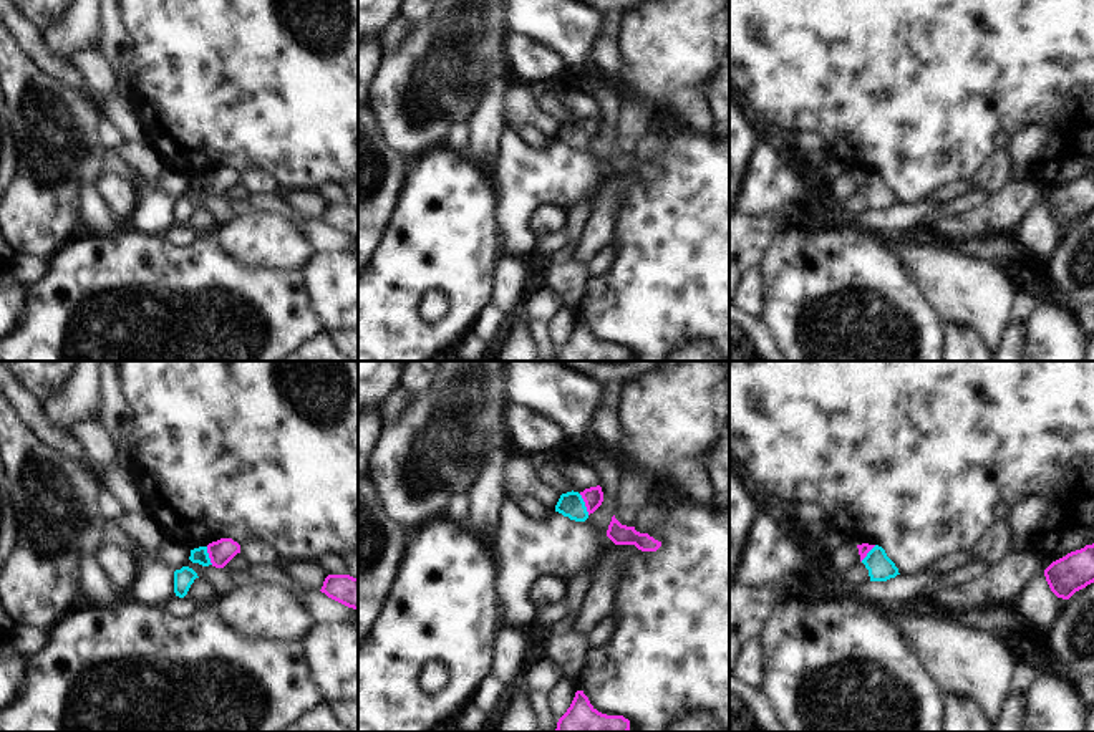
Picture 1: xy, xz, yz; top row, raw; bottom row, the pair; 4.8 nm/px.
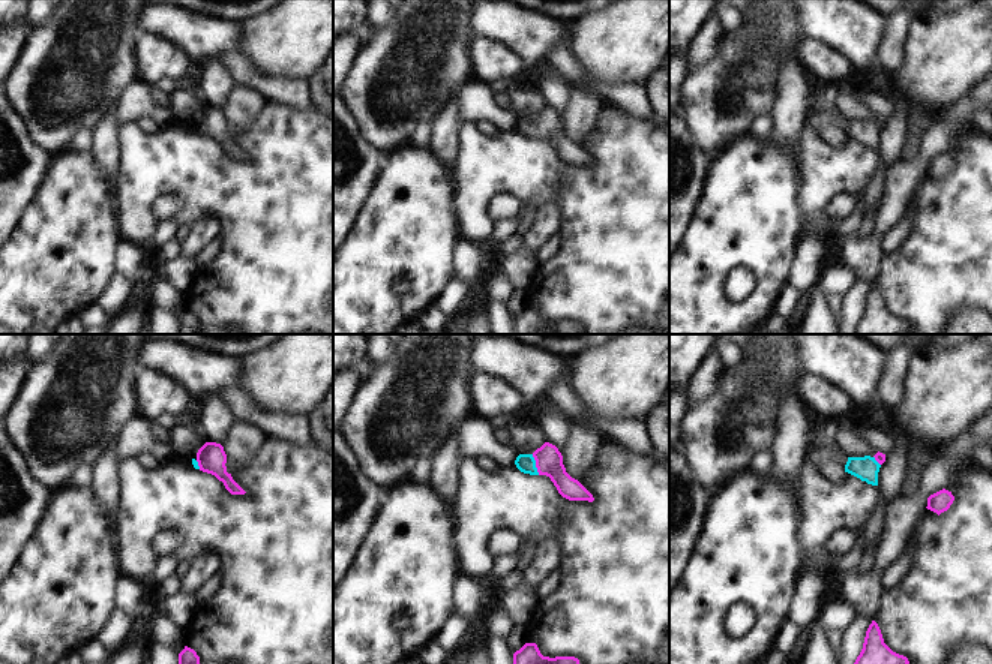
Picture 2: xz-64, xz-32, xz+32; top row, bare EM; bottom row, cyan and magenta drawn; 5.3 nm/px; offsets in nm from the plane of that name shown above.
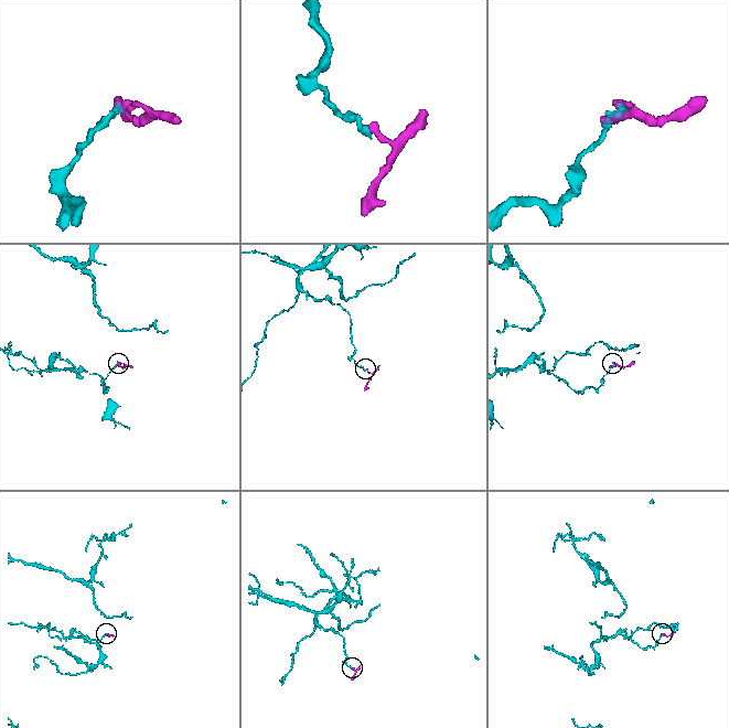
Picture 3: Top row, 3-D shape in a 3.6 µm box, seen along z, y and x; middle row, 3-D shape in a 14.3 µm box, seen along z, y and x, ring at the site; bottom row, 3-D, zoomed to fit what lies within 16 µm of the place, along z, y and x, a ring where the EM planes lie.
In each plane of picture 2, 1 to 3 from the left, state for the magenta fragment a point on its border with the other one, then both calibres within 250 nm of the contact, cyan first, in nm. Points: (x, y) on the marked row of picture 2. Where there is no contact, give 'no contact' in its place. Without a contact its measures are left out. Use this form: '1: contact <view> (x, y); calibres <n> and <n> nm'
1: contact xz-64 (197, 465); calibres 30 and 150 nm
2: contact xz-32 (535, 465); calibres 100 and 140 nm
3: contact xz+32 (875, 460); calibres 130 and 60 nm

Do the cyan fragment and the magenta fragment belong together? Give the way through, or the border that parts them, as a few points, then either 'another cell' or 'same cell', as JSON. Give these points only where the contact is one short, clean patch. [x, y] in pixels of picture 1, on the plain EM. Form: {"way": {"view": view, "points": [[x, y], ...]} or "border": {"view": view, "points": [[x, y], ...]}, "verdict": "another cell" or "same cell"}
{"way": {"view": "xz", "points": [[571, 133], [584, 133], [594, 125]]}, "verdict": "same cell"}

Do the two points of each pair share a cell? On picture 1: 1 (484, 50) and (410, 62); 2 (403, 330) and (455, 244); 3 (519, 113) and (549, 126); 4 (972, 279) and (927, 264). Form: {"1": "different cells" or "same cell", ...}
{"1": "same cell", "2": "same cell", "3": "same cell", "4": "same cell"}

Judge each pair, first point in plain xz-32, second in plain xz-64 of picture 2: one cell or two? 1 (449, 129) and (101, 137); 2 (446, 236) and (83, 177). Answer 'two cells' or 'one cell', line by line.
1: one cell
2: one cell

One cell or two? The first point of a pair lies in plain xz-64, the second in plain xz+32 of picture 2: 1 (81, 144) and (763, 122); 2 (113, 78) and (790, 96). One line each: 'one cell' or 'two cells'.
1: one cell
2: two cells

